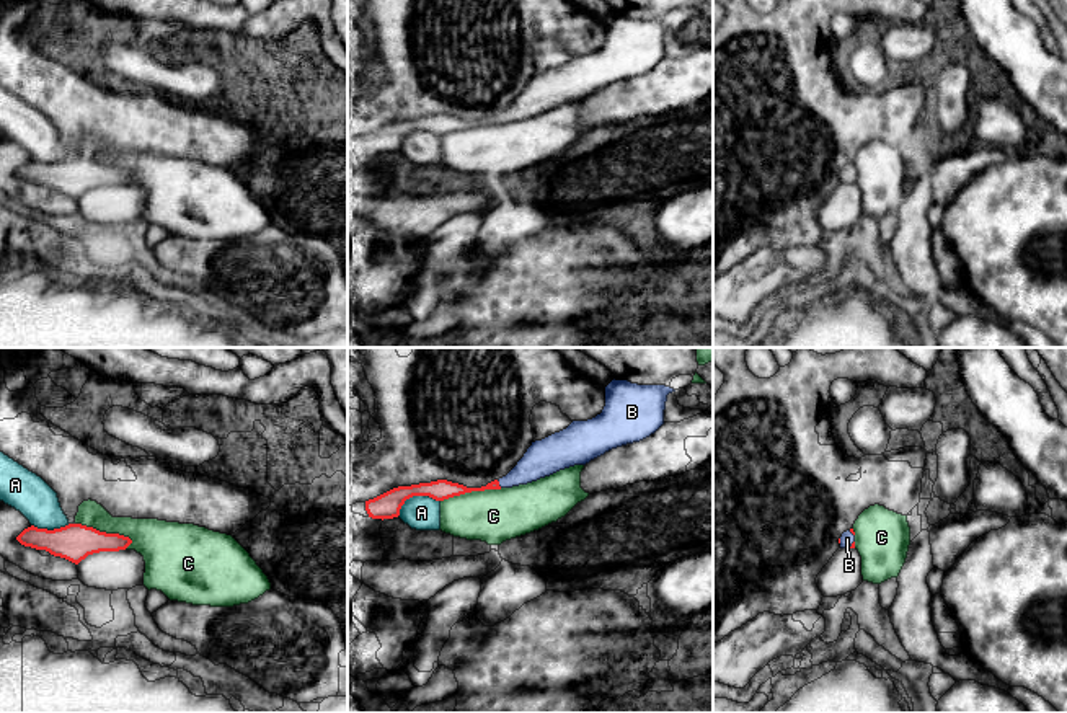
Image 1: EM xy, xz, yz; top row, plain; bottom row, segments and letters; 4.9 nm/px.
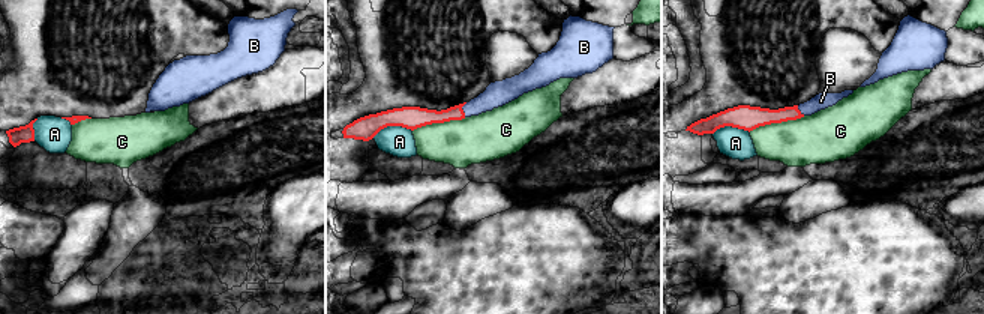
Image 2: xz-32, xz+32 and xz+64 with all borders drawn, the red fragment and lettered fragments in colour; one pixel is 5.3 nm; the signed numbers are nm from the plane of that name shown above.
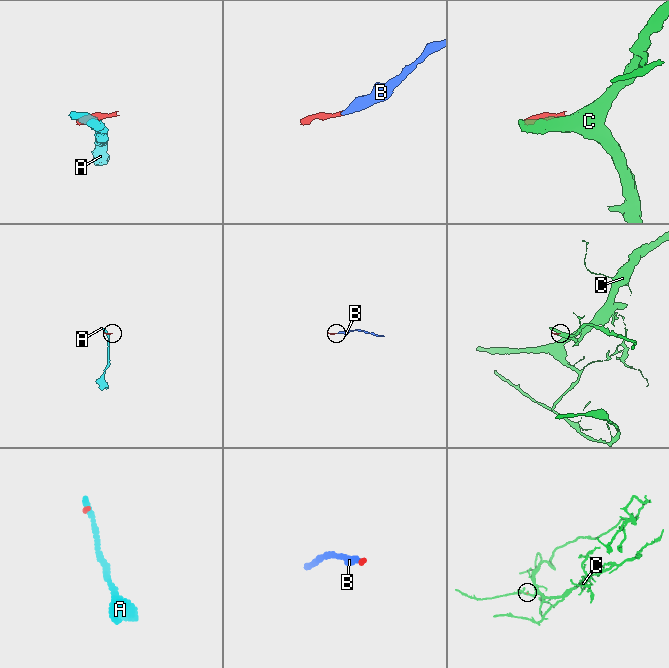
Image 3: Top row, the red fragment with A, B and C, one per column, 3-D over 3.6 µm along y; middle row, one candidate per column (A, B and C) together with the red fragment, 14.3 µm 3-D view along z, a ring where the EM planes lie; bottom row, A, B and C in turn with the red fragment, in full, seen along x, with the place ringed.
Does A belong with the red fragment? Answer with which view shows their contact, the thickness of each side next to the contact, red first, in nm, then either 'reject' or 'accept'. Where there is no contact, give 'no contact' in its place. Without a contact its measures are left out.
contact in xz; calibres 130 and 170 nm; reject

